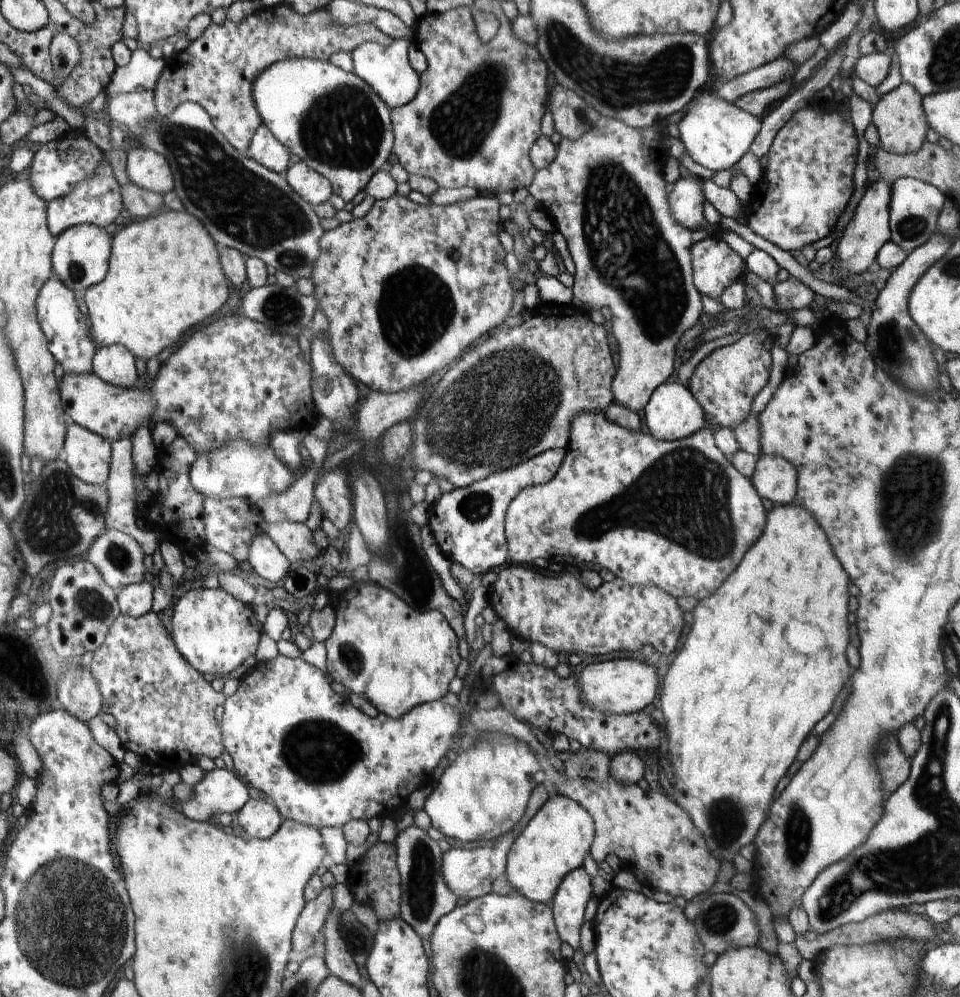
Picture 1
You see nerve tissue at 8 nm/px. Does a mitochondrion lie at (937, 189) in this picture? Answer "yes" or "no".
no

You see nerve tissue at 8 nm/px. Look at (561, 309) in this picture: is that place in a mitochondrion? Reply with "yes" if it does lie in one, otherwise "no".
no

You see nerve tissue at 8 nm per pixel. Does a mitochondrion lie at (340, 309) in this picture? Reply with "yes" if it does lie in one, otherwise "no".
no

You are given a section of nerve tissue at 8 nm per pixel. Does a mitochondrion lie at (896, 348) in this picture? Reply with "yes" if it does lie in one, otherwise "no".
yes

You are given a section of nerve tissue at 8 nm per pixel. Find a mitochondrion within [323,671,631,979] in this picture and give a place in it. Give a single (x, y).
(421, 891)

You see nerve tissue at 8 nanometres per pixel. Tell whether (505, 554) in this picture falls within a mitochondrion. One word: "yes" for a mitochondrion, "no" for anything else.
no

